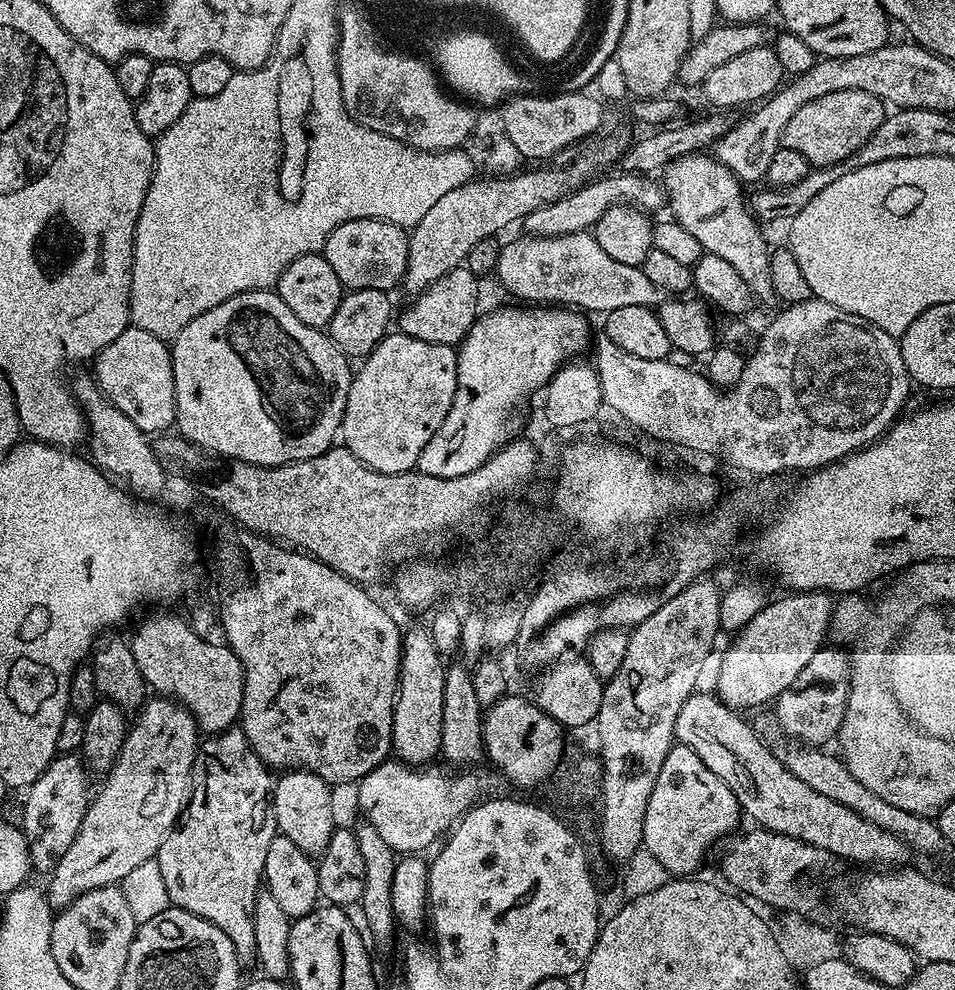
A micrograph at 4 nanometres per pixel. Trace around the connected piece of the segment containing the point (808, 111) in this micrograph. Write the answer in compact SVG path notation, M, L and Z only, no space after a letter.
M838 90L834 94L826 94L826 98L814 98L814 102L806 102L802 110L795 111L786 122L782 144L783 147L802 154L802 158L806 158L812 168L829 167L850 158L870 138L870 134L874 134L874 130L882 126L885 115L884 101L874 98L874 94L866 94L866 90Z

